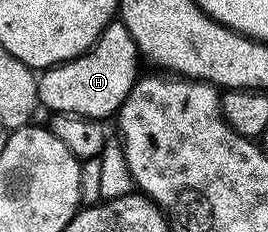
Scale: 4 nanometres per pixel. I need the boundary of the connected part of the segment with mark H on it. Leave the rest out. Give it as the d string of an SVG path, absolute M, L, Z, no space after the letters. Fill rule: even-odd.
M114 21L85 54L58 67L44 68L37 77L37 102L53 115L78 115L80 119L109 121L121 110L139 78L139 52L135 37L127 33L127 25Z

